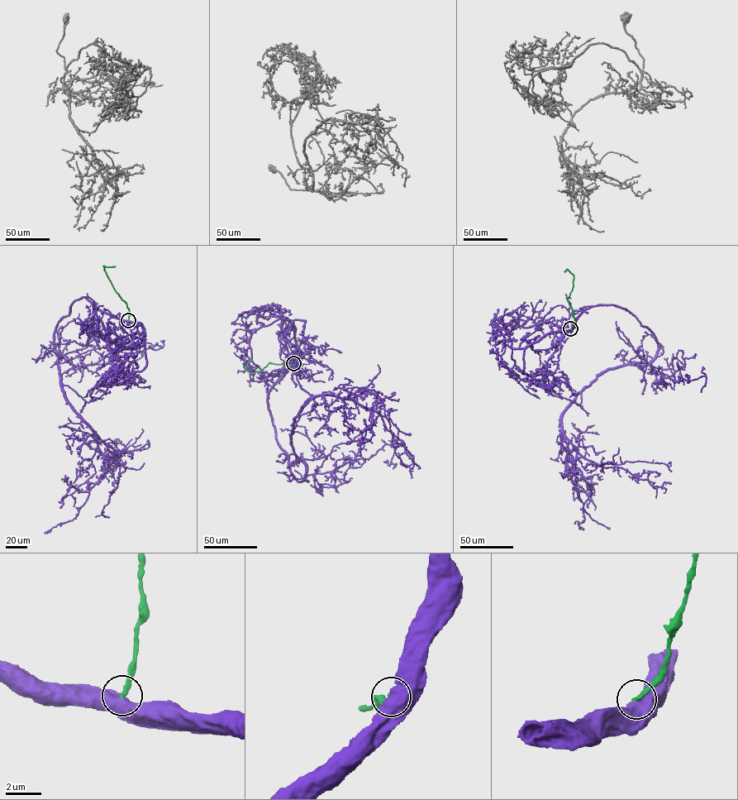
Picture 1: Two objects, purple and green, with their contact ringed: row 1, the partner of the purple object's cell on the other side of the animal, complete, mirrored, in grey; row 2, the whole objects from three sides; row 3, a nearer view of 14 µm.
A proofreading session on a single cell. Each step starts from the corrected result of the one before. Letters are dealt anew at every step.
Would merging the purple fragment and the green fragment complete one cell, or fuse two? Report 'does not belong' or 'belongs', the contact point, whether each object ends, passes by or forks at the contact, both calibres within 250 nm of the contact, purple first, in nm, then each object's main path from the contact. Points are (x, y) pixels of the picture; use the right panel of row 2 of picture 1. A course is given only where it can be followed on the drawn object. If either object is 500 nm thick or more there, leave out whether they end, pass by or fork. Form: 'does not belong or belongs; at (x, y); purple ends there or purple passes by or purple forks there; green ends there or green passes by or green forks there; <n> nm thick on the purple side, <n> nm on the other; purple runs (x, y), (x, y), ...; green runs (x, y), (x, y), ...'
does not belong; at (570, 328); 800 nm thick on the purple side, 240 nm on the other; purple runs (571, 329), (527, 347), (523, 371), (578, 404), (590, 385), (561, 426), (591, 493), (583, 529); green runs (571, 328), (574, 318), (567, 299), (573, 276), (568, 270), (565, 271)

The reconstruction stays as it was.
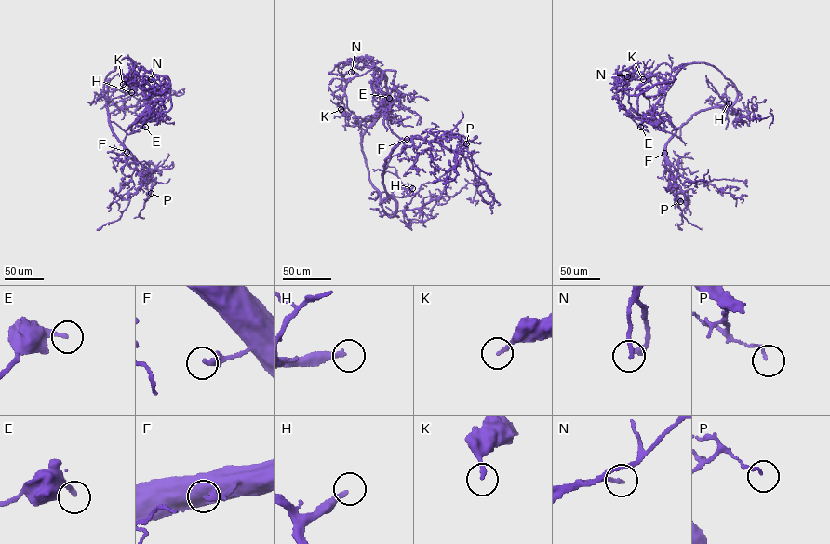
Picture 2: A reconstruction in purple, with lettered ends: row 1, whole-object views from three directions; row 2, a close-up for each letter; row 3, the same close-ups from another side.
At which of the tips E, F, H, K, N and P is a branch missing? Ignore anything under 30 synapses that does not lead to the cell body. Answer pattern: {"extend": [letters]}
{"extend": ["H"]}

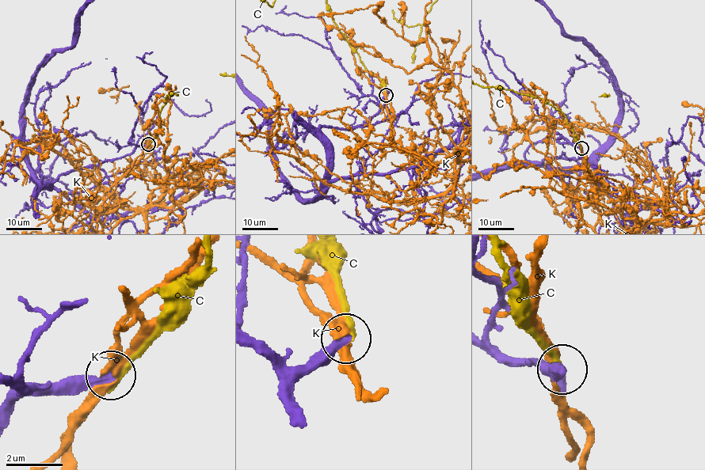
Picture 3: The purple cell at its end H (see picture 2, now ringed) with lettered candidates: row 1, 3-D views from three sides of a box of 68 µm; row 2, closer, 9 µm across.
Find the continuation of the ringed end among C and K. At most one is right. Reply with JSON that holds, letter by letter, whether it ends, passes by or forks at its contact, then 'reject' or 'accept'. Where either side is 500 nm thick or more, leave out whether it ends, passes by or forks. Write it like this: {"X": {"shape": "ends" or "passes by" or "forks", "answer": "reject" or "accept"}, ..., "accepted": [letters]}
{"C": {"shape": "ends", "answer": "reject"}, "K": {"shape": "passes by", "answer": "reject"}, "accepted": []}

